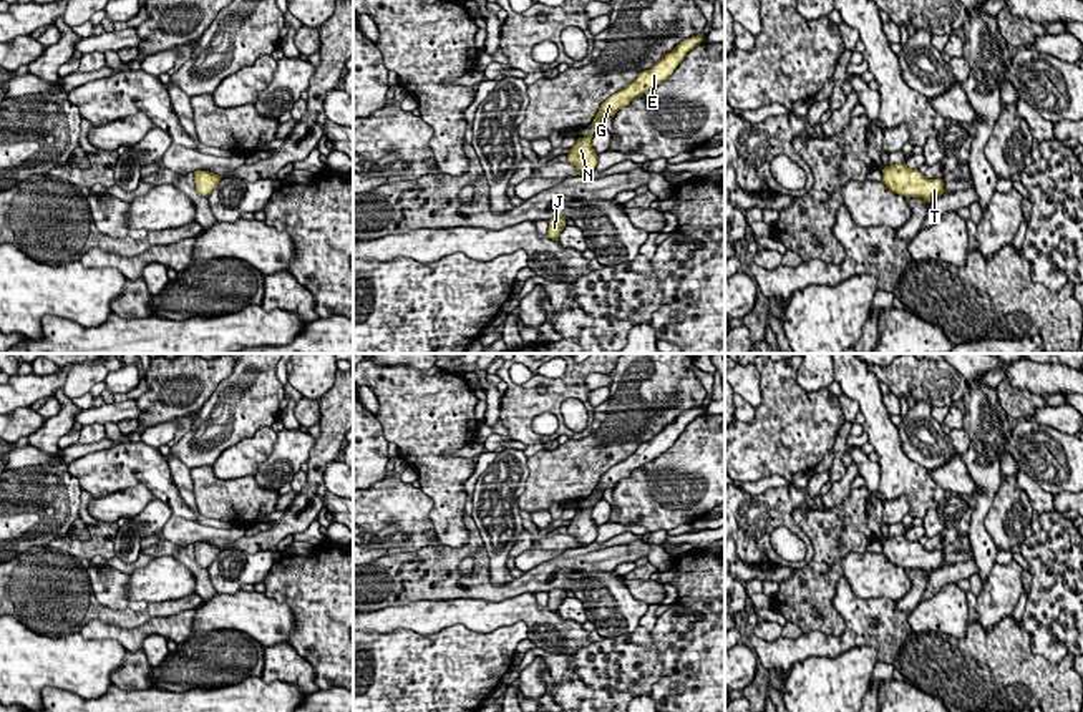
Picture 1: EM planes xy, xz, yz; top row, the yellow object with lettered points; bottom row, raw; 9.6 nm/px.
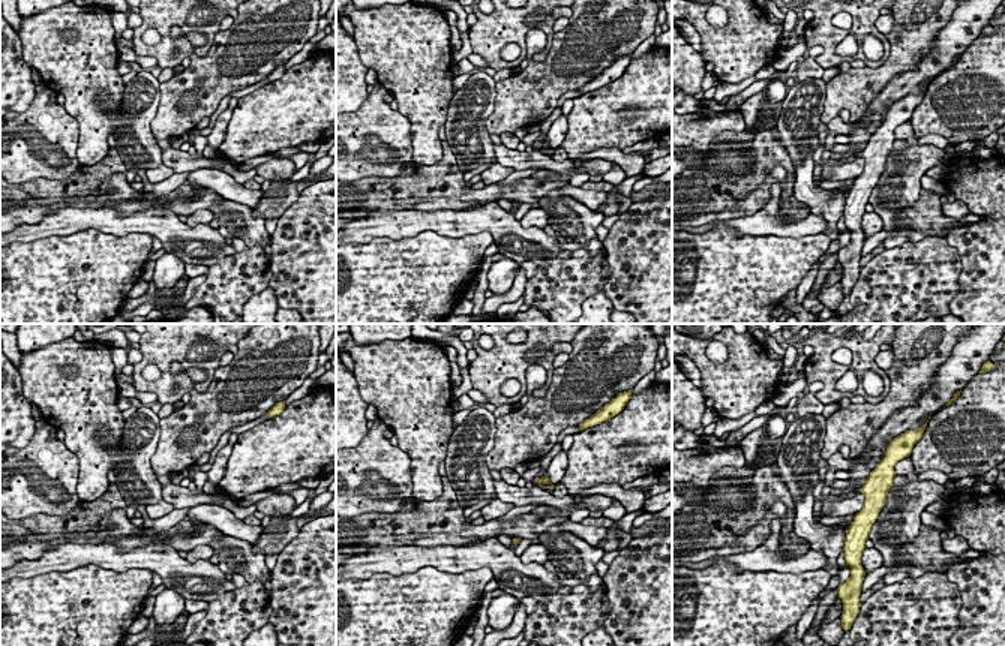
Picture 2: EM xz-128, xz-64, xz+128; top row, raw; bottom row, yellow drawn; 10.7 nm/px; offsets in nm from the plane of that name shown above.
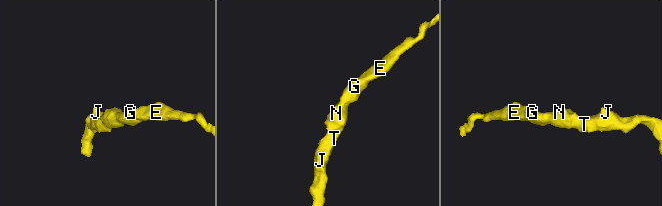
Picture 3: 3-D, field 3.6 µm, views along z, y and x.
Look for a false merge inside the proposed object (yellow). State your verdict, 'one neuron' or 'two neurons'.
one neuron

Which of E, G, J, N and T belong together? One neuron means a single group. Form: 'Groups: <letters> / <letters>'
Groups: E G J N T

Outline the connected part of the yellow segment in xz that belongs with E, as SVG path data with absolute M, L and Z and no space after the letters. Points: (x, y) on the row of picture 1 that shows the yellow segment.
M703 32L697 37L692 37L680 45L677 45L670 53L663 55L650 70L645 70L637 75L637 78L627 85L624 90L609 96L599 108L594 118L594 128L585 138L579 138L577 143L571 148L567 154L567 163L571 163L577 173L572 176L584 176L595 169L597 153L590 144L594 133L602 128L607 116L615 116L615 113L627 106L634 98L647 93L655 88L658 83L663 83L683 61L687 53L700 45Z

